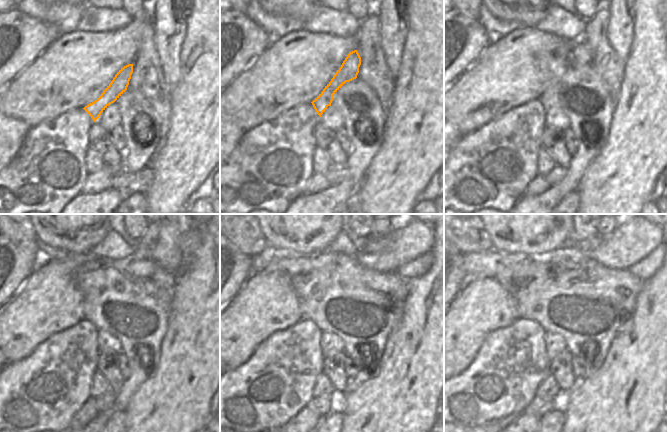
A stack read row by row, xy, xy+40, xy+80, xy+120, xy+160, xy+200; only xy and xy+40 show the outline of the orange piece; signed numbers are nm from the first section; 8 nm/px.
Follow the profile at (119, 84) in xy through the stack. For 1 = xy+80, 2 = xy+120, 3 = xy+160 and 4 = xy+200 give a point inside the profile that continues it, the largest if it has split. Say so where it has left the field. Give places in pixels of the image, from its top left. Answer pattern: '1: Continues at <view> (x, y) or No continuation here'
1: Continues at xy+80 (580, 53)
2: Continues at xy+120 (140, 267)
3: Continues at xy+160 (407, 241)
4: Continues at xy+200 (634, 237)

